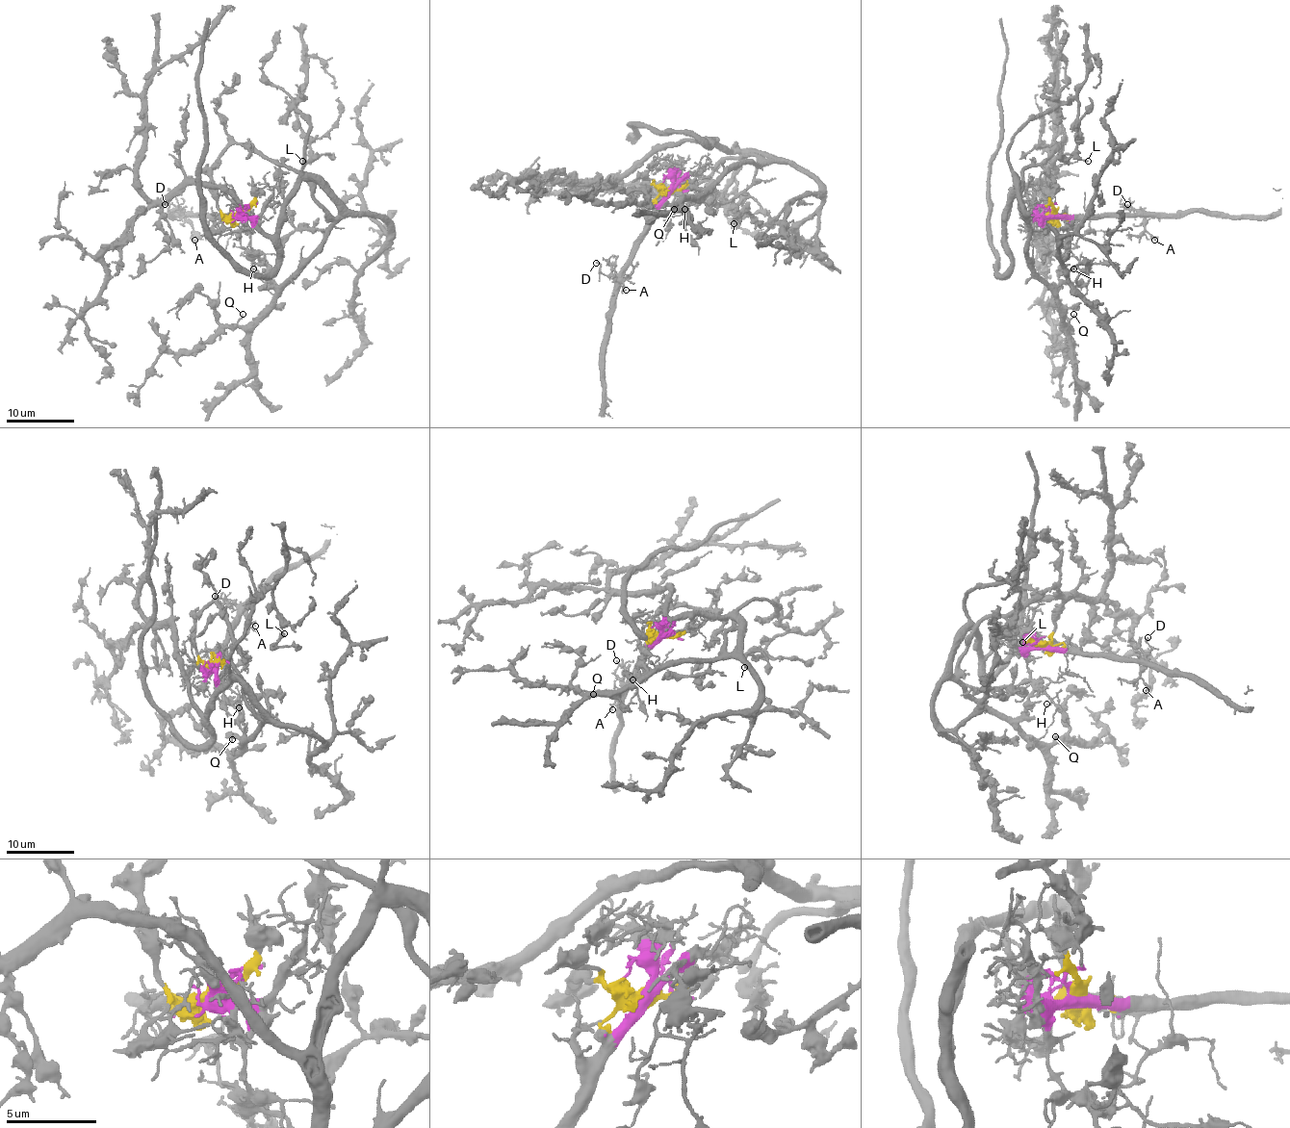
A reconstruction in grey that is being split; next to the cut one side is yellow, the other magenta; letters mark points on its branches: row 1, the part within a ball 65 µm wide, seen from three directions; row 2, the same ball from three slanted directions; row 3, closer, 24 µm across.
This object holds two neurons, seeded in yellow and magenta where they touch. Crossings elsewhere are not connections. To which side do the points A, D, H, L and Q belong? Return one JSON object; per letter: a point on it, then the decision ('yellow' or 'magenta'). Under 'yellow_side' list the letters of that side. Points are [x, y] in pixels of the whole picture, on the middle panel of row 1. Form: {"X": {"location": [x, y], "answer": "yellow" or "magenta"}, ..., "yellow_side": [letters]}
{"A": {"location": [626, 290], "answer": "magenta"}, "D": {"location": [596, 263], "answer": "magenta"}, "H": {"location": [684, 209], "answer": "yellow"}, "L": {"location": [734, 223], "answer": "yellow"}, "Q": {"location": [674, 209], "answer": "yellow"}, "yellow_side": ["H", "L", "Q"]}

